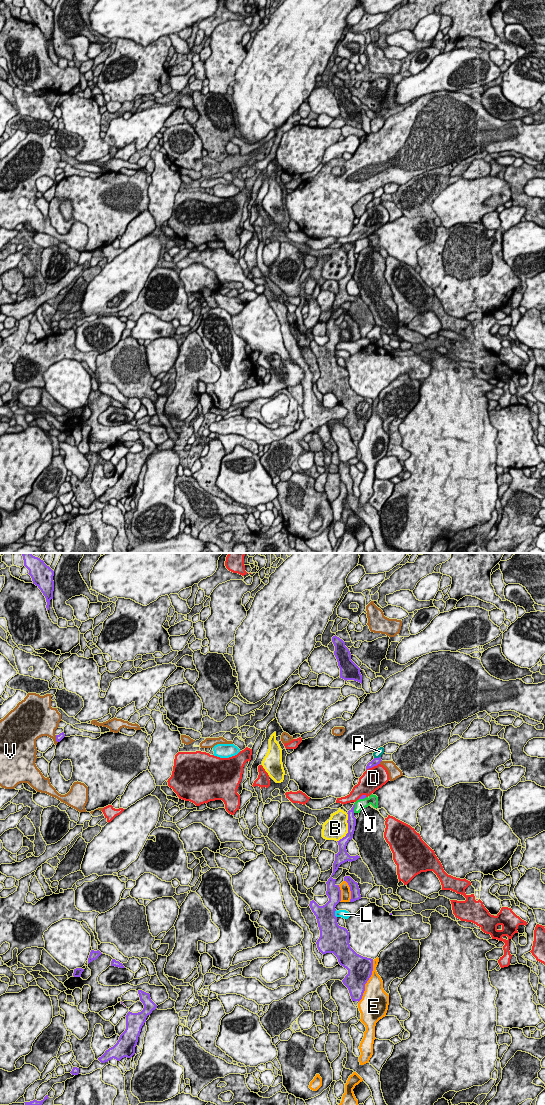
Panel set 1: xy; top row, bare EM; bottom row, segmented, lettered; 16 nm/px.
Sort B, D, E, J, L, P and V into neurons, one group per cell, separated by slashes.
B / D / E / J / L / P / V

